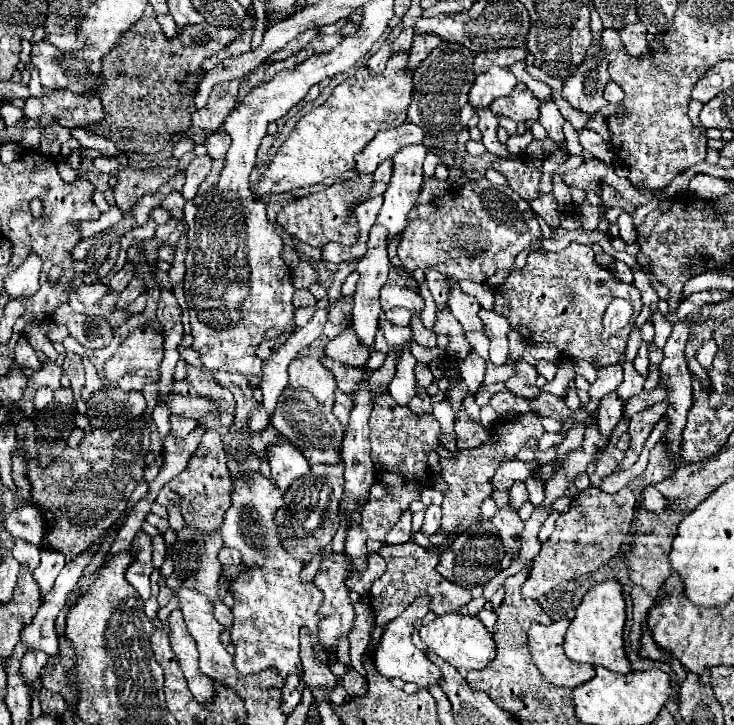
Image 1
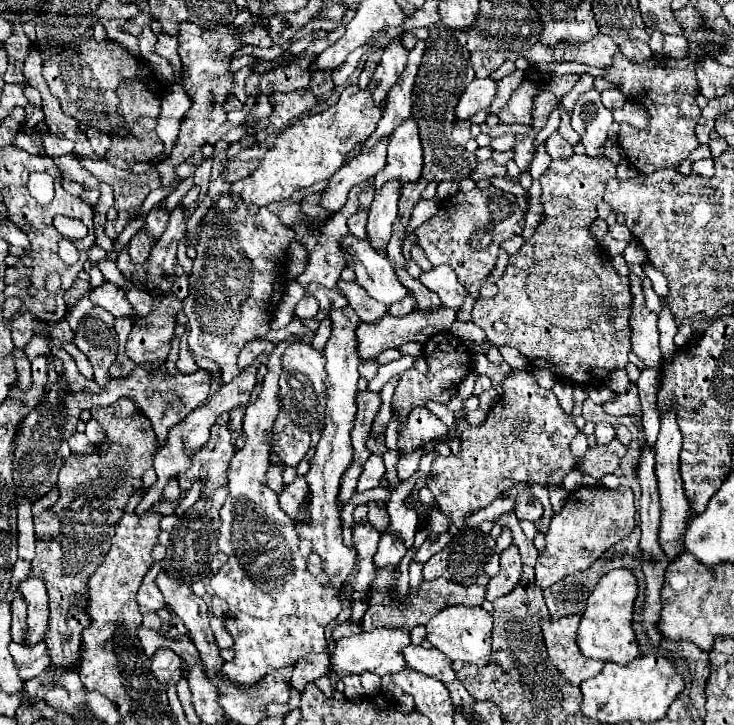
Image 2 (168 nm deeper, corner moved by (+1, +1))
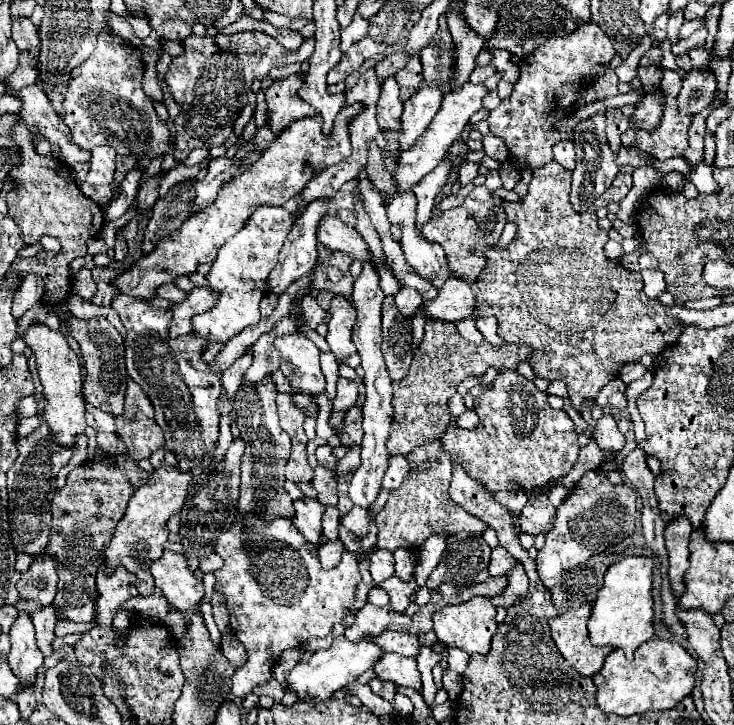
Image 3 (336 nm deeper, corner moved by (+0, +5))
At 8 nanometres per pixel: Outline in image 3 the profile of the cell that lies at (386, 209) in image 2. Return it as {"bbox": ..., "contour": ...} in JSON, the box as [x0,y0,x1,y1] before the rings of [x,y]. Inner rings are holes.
{"bbox":[394,82,488,190],"contour":[[[466,82],[460,92],[450,92],[444,96],[444,102],[442,102],[436,118],[428,126],[428,130],[416,140],[416,144],[410,150],[400,152],[400,162],[394,172],[394,178],[396,178],[396,182],[400,182],[400,186],[404,186],[404,190],[412,190],[412,186],[416,186],[428,172],[432,172],[438,166],[438,162],[442,162],[446,158],[450,146],[460,138],[464,126],[470,122],[470,116],[482,108],[482,98],[486,96],[486,92],[488,90],[484,84]]]}

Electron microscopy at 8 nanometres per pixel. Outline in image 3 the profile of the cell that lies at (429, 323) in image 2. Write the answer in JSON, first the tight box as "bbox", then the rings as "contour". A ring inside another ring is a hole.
{"bbox":[424,274,476,322],"contour":[[[452,274],[450,280],[446,280],[440,288],[438,298],[426,302],[424,308],[430,318],[456,322],[472,314],[472,310],[476,308],[476,296],[462,278]]]}

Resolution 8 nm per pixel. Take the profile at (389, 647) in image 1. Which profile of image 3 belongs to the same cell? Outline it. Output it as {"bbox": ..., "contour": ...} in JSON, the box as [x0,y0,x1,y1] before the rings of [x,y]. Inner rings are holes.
{"bbox":[286,636,382,700],"contour":[[[344,636],[336,638],[332,648],[328,650],[318,650],[312,654],[308,662],[296,664],[288,674],[286,674],[286,688],[298,696],[298,700],[328,700],[334,692],[342,690],[350,682],[354,682],[360,674],[364,674],[368,668],[374,666],[376,658],[380,658],[382,650],[370,642],[370,636],[362,638],[360,642],[348,642]]]}

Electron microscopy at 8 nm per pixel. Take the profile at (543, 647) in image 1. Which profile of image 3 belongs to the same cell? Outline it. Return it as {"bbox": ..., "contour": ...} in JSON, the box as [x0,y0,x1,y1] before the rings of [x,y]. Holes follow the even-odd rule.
{"bbox":[550,602,614,676],"contour":[[[586,602],[576,610],[568,610],[562,616],[552,618],[550,622],[552,638],[558,650],[572,664],[572,668],[584,676],[596,674],[602,668],[604,658],[614,650],[612,646],[592,646],[586,628],[586,622],[592,612],[590,608],[592,604]]]}

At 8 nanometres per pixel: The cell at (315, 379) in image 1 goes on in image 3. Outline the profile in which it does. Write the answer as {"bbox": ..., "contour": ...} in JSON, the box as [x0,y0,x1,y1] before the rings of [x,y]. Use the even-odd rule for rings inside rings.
{"bbox":[274,332,324,396],"contour":[[[302,332],[284,334],[274,340],[280,350],[280,370],[288,382],[304,394],[316,396],[324,390],[324,374],[320,370],[320,350]]]}

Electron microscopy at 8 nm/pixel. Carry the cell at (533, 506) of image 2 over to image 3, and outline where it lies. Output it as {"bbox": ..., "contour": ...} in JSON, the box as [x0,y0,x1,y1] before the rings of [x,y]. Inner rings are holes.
{"bbox":[520,494,556,536],"contour":[[[540,494],[532,500],[532,504],[526,510],[522,510],[520,526],[522,532],[538,536],[538,534],[548,534],[554,526],[554,520],[556,520],[556,508],[544,494]]]}

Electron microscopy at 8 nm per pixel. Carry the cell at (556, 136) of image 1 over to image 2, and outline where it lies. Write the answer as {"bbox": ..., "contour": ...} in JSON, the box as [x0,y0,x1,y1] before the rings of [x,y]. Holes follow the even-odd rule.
{"bbox":[545,132,573,160],"contour":[[[553,132],[553,134],[547,138],[545,150],[547,150],[547,154],[549,154],[553,160],[569,158],[569,156],[573,154],[573,146],[571,146],[559,132]]]}

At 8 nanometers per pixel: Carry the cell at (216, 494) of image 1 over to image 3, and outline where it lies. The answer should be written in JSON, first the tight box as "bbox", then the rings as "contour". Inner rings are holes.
{"bbox":[112,294,222,472],"contour":[[[118,294],[112,300],[112,308],[120,314],[126,328],[126,370],[128,376],[142,386],[154,406],[154,420],[162,428],[166,448],[178,458],[178,466],[188,472],[192,450],[208,450],[218,440],[218,398],[222,394],[220,374],[210,372],[210,364],[202,360],[208,340],[198,334],[184,334],[178,338],[168,336],[168,322],[172,320],[170,310],[154,308],[140,298]],[[174,410],[180,412],[180,426],[174,434]]]}

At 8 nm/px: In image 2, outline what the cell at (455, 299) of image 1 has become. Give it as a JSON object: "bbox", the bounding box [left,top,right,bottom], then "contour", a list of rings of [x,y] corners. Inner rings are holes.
{"bbox":[419,266,467,310],"contour":[[[437,266],[429,272],[423,272],[419,280],[421,280],[423,286],[427,286],[429,290],[439,294],[443,306],[453,308],[453,310],[461,310],[461,306],[465,302],[465,296],[467,296],[467,290],[457,280],[451,266]]]}

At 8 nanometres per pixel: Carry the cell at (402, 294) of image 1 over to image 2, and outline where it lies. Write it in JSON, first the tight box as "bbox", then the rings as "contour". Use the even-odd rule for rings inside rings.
{"bbox":[341,234,409,306],"contour":[[[349,234],[347,238],[341,238],[341,244],[347,246],[347,250],[355,256],[357,284],[363,286],[371,298],[391,306],[409,294],[407,288],[397,280],[397,274],[387,258],[371,250],[371,244],[367,240],[357,240]],[[361,272],[365,272],[363,278]]]}

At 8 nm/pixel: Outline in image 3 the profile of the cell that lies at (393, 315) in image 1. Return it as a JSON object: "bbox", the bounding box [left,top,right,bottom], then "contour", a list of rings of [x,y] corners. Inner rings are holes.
{"bbox":[396,288,422,316],"contour":[[[400,288],[400,294],[396,294],[396,306],[400,308],[400,312],[404,316],[414,316],[416,310],[420,308],[422,304],[422,296],[418,290],[414,288]]]}

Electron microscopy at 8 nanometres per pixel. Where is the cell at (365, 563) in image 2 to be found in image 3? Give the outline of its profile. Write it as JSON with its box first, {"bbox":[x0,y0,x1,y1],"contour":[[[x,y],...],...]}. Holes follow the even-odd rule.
{"bbox":[340,506,368,538],"contour":[[[354,506],[348,514],[344,514],[340,518],[340,524],[350,532],[354,532],[358,538],[364,538],[368,534],[368,516],[366,510],[360,506]]]}

